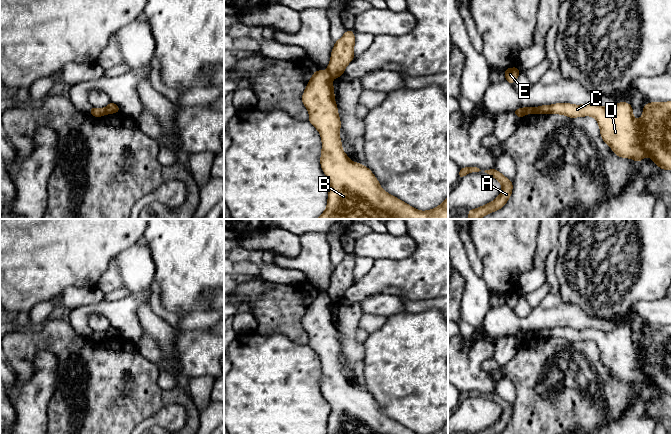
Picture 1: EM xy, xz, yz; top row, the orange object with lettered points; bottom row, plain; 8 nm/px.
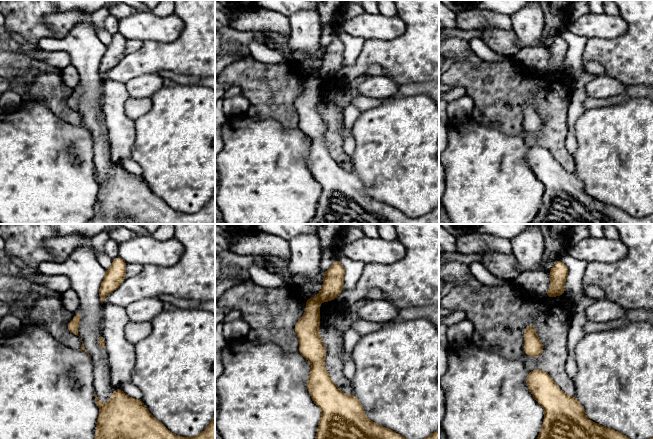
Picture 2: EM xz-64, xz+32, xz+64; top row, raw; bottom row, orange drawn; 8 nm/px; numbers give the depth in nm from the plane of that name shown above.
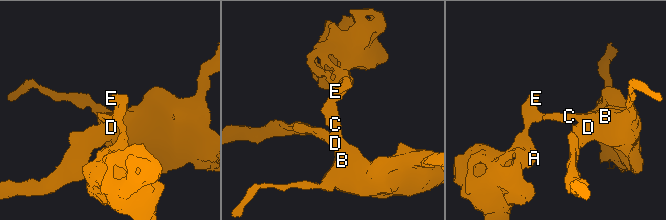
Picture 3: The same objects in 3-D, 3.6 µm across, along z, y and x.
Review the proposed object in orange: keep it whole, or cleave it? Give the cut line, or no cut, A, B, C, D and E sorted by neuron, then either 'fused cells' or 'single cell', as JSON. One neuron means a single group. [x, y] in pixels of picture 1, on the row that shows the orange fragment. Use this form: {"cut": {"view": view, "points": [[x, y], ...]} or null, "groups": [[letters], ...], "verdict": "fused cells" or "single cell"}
{"cut": {"view": "xz", "points": [[327, 70], [332, 78]]}, "groups": [["A", "E"], ["B", "C", "D"]], "verdict": "fused cells"}

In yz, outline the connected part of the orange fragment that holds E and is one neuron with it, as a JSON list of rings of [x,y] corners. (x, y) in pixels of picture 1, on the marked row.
[[[513,67],[505,69],[504,73],[505,73],[505,80],[507,80],[511,85],[513,85],[515,80],[520,74],[520,70],[518,67]]]

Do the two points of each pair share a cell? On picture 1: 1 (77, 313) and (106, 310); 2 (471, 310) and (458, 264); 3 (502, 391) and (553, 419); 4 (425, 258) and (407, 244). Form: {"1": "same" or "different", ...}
{"1": "same", "2": "same", "3": "different", "4": "different"}

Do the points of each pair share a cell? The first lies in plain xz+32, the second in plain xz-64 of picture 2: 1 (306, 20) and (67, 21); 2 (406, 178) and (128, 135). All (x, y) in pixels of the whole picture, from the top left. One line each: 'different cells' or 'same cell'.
1: different cells
2: different cells

